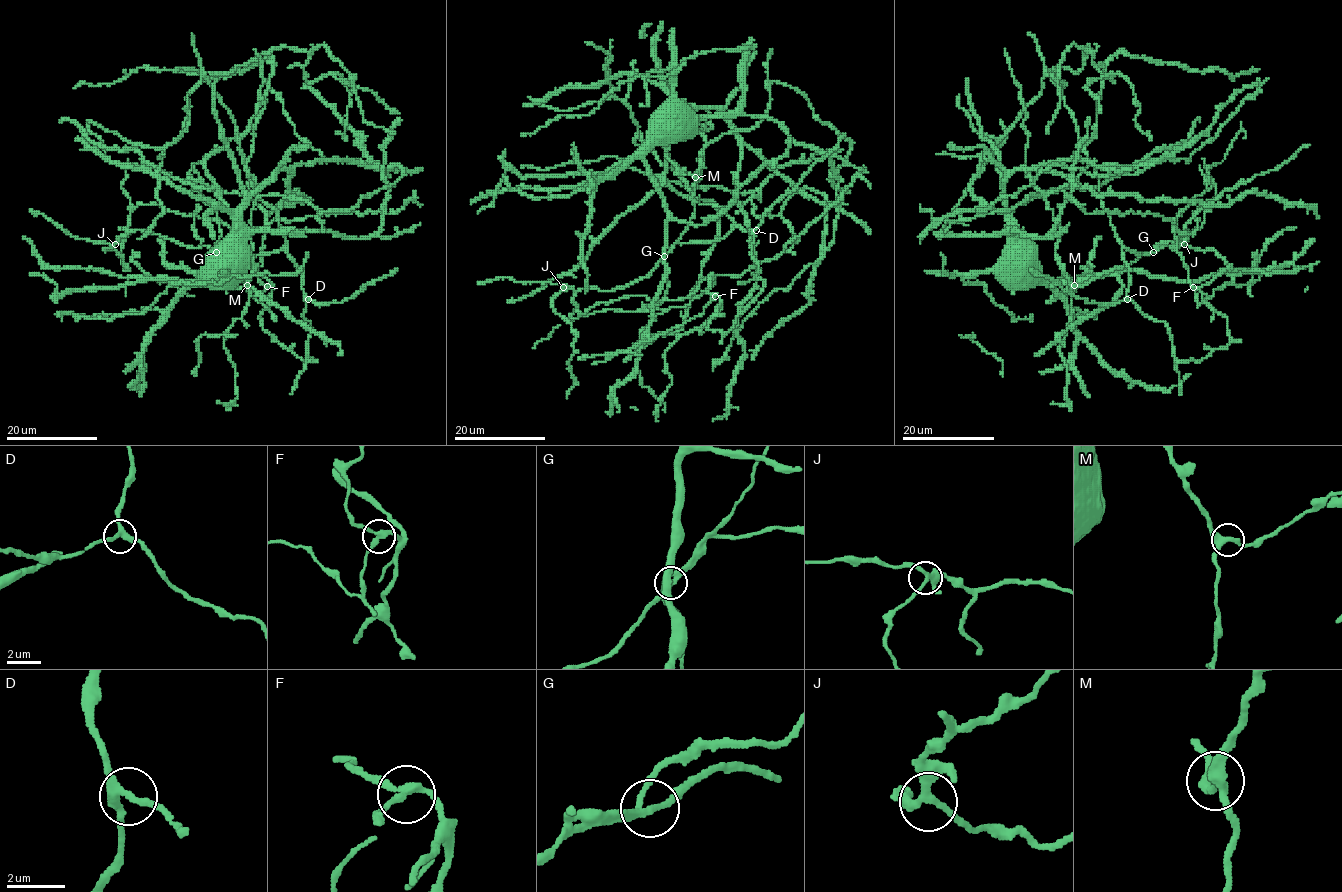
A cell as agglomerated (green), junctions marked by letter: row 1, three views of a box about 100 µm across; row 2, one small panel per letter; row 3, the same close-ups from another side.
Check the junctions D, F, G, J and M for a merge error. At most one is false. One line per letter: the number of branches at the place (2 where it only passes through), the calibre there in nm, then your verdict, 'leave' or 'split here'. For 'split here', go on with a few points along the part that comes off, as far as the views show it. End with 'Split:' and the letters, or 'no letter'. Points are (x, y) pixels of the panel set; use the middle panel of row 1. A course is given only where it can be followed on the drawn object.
D: 3 branches meet; 260 nm thick; leave
F: 3 branches meet; 240 nm thick; split here; foreign part runs (714, 296), (703, 312), (676, 328), (625, 351), (580, 359), (588, 355)
G: 3 branches meet; 240 nm thick; leave
J: 3 branches meet; 220 nm thick; leave
M: 3 branches meet; 320 nm thick; leave
Split: F

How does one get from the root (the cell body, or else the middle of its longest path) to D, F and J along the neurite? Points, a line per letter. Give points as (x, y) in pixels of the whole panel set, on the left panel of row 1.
D: (222, 278), (233, 216), (158, 174), (204, 75), (233, 119), (248, 189), (278, 213), (308, 299)
F: (222, 278), (233, 216), (158, 174), (204, 75), (302, 270), (316, 360), (263, 328), (266, 286)
J: (222, 278), (233, 216), (158, 174), (204, 75), (286, 245), (217, 253), (141, 230), (115, 244)

